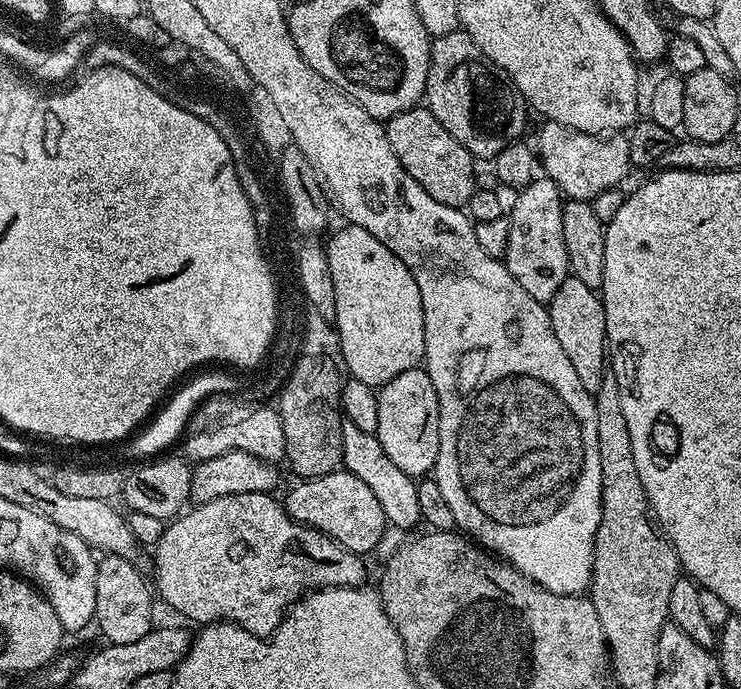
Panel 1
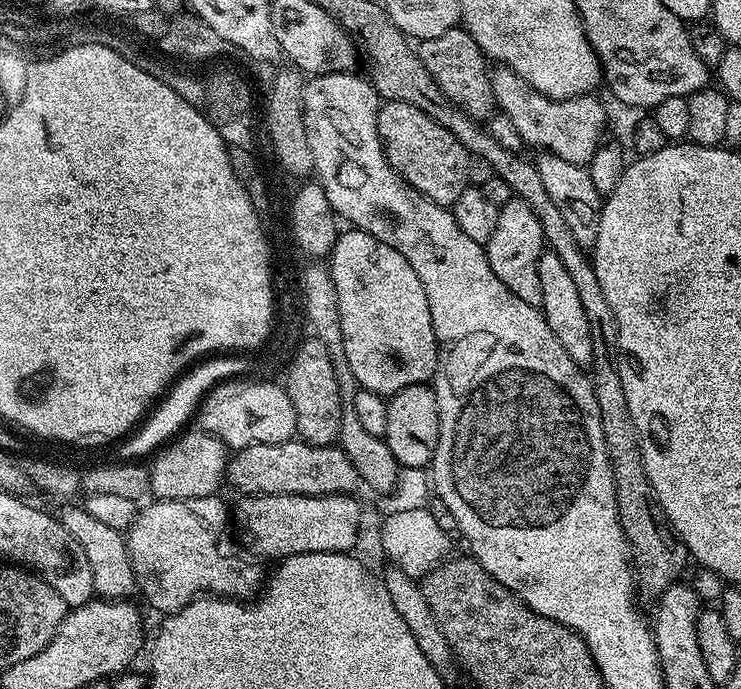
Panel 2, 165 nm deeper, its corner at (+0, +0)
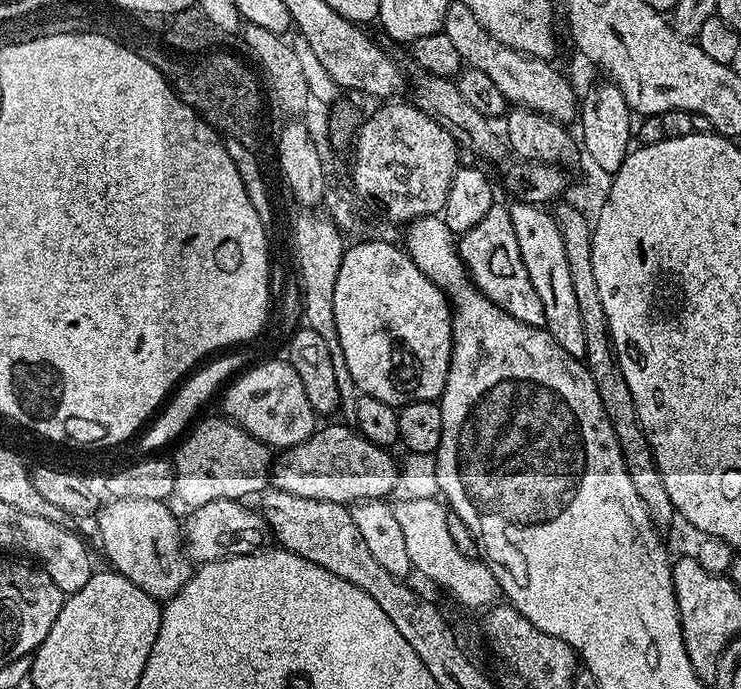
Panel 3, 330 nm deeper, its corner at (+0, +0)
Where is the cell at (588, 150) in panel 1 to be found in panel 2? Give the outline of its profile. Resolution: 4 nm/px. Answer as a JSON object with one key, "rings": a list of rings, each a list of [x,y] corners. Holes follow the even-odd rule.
{"rings":[[[496,66],[491,69],[491,74],[497,105],[502,109],[503,115],[514,122],[518,134],[529,149],[532,147],[540,152],[549,152],[574,164],[586,166],[591,162],[605,139],[604,127],[608,124],[608,116],[604,113],[603,106],[595,100],[595,95],[555,100],[534,90],[534,86],[514,74],[514,70]]]}

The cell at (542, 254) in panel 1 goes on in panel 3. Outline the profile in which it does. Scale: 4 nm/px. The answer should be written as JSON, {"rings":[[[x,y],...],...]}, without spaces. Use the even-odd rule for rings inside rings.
{"rings":[[[493,202],[486,218],[459,237],[458,251],[464,267],[489,300],[506,310],[506,314],[518,318],[518,322],[526,322],[526,326],[544,327],[546,310],[542,310],[542,298],[538,298],[538,290],[534,290],[526,266],[522,266],[522,254],[518,250],[518,238],[514,234],[514,222],[510,222],[507,203]]]}

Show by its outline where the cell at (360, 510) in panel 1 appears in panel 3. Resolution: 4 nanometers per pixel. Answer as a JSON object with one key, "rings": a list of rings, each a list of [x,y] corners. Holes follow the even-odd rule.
{"rings":[[[215,500],[206,502],[206,506],[198,506],[187,513],[188,521],[182,524],[182,547],[189,559],[197,565],[209,564],[215,560],[222,560],[225,556],[245,556],[251,552],[259,552],[265,547],[269,539],[268,524],[259,511],[247,508],[247,503],[238,500]]]}

